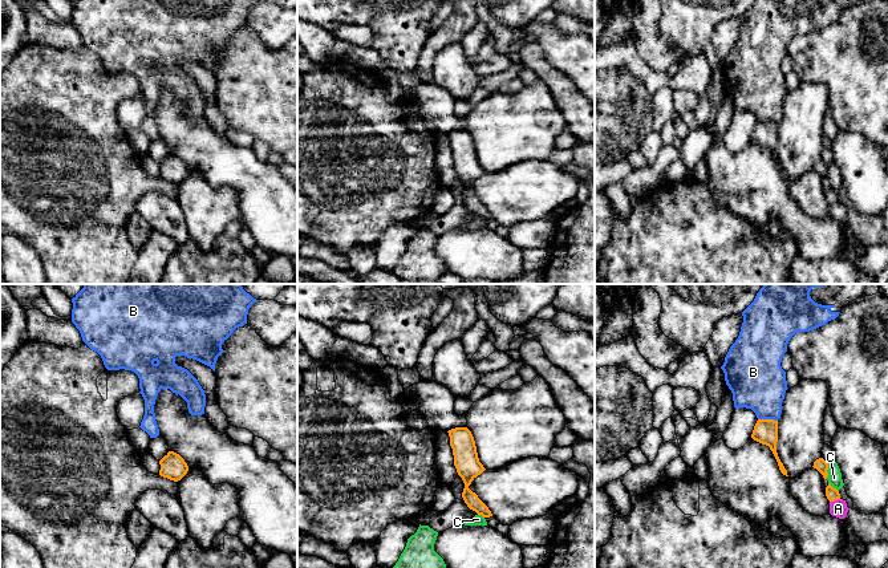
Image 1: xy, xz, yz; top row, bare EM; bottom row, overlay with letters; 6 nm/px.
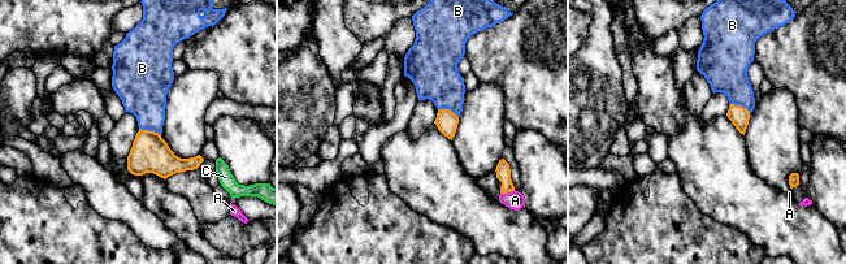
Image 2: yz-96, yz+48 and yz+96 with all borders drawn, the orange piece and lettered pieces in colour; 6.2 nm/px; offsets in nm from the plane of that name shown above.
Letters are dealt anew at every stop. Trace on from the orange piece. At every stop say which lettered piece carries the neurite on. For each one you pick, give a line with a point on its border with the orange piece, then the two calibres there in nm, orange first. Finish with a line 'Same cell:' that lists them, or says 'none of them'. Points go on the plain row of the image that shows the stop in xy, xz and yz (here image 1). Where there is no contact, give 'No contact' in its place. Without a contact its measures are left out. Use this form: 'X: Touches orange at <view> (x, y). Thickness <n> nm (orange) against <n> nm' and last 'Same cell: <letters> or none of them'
Same cell: none of them

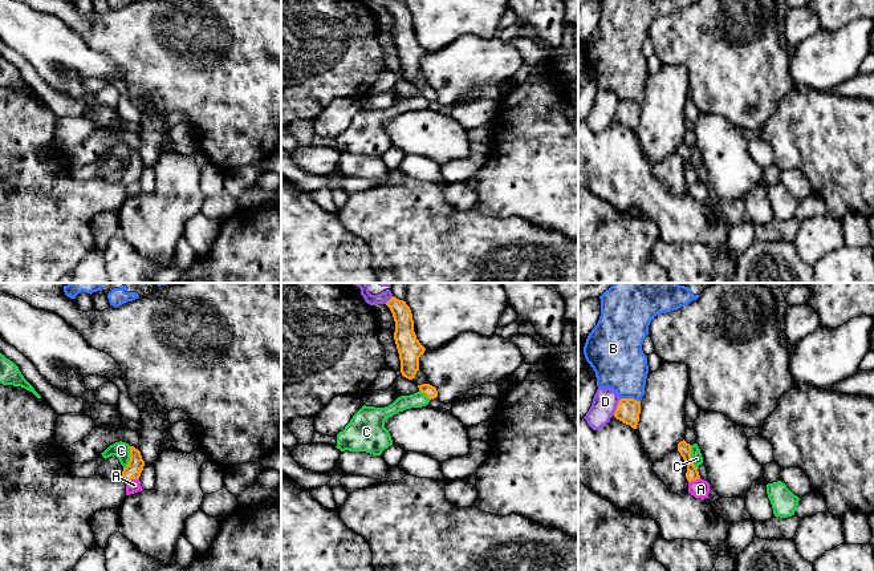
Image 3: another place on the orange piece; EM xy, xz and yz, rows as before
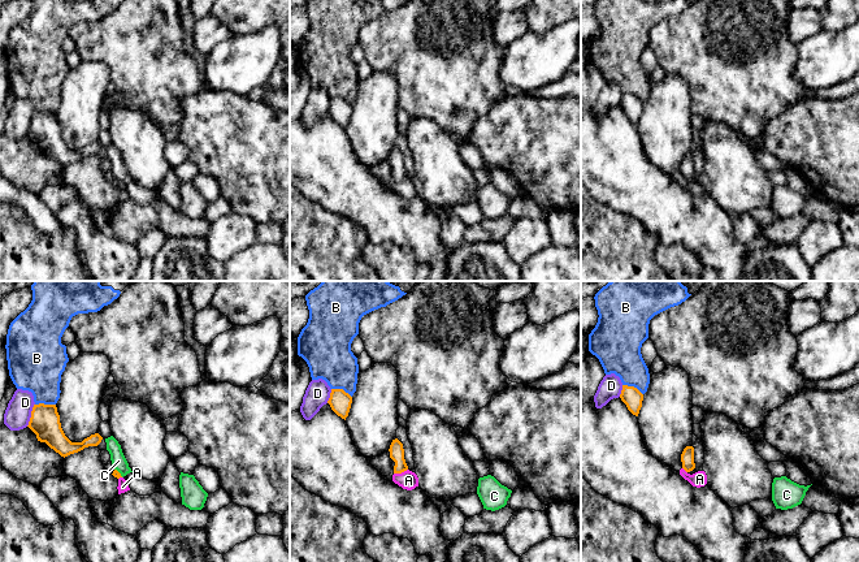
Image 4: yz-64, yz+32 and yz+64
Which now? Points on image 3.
Same cell: none of them

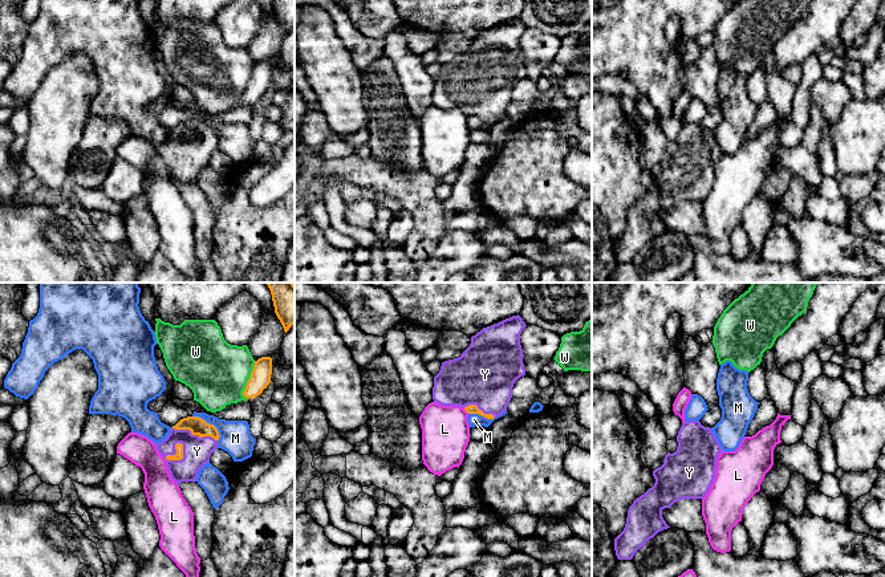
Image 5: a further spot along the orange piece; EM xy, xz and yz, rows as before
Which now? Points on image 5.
Y: Touches orange at xy (175, 151). Thickness 50 nm (orange) against 170 nm
Same cell: Y

